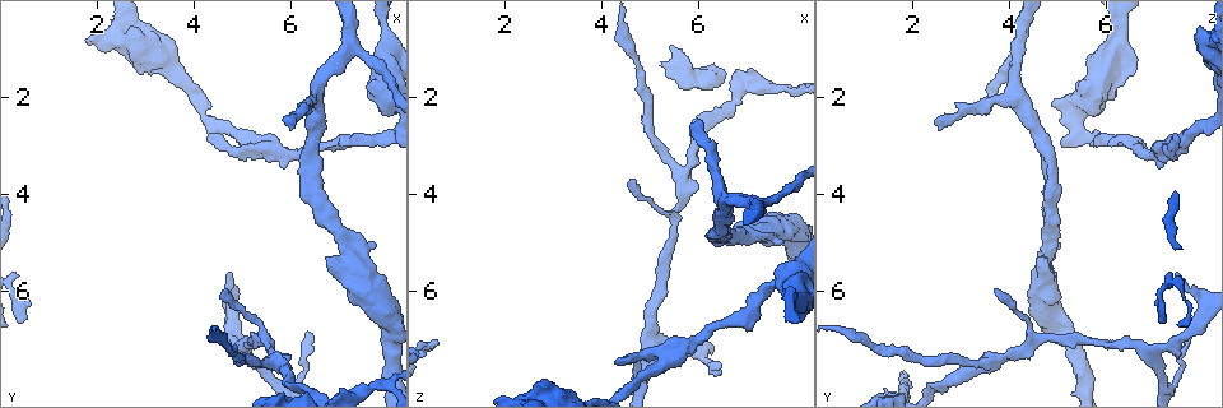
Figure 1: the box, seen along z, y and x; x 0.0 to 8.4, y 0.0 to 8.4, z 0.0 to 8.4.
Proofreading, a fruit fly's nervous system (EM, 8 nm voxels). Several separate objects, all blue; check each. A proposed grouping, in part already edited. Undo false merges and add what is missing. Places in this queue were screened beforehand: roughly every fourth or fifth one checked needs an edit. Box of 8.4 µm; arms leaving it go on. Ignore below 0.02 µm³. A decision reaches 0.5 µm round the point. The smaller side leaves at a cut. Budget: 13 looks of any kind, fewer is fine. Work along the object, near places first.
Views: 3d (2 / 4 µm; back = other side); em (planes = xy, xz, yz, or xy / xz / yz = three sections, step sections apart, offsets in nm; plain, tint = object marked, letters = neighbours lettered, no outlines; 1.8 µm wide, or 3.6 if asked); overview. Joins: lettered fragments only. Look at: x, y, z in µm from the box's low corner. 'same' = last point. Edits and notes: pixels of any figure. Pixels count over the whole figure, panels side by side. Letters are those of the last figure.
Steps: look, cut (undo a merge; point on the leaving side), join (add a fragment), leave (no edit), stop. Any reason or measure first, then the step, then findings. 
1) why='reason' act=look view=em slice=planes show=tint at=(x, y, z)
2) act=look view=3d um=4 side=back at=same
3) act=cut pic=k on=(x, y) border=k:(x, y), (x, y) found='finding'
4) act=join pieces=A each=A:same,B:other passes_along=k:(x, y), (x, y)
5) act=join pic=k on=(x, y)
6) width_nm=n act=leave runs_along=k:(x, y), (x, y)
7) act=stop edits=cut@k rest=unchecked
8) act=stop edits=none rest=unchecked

why='a narrow waist' act=look view=3d um=4 at=(4.70, 7.20, 1.20)

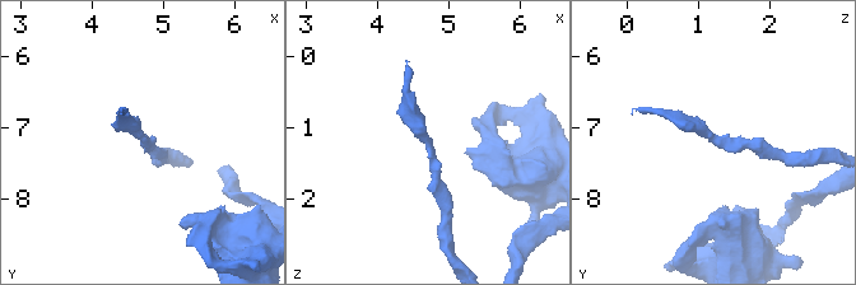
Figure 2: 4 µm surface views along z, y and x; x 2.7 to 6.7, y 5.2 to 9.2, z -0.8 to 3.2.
act=look view=em slice=yz step=16 show=letters at=(4.70, 7.15, 1.25)

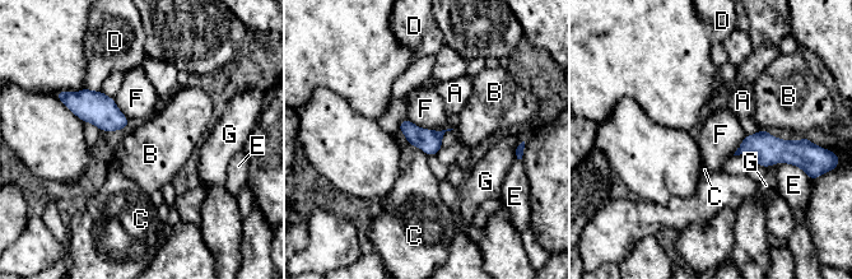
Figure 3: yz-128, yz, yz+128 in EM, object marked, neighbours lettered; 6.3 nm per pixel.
act=leave each=A:other,B:other,C:other,D:other,E:other,F:other,G:other border=3:(409, 144), (419, 147), (428, 156) found='all the same cell'

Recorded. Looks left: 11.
why='free end' act=look view=3d um=2 at=(4.80, 5.65, 7.35)

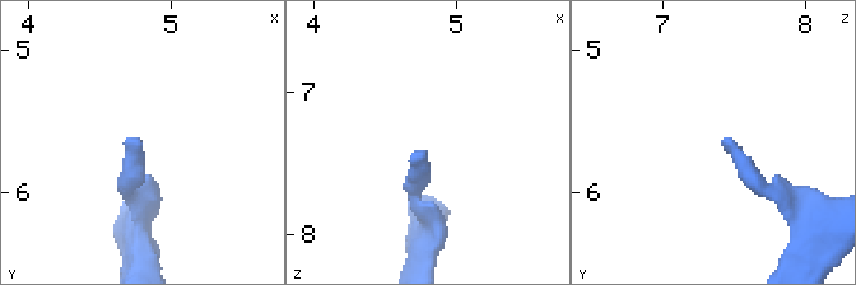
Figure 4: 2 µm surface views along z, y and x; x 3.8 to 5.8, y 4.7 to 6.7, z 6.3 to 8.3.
act=look view=em slice=yz step=16 show=tint at=(4.78, 5.66, 7.40)

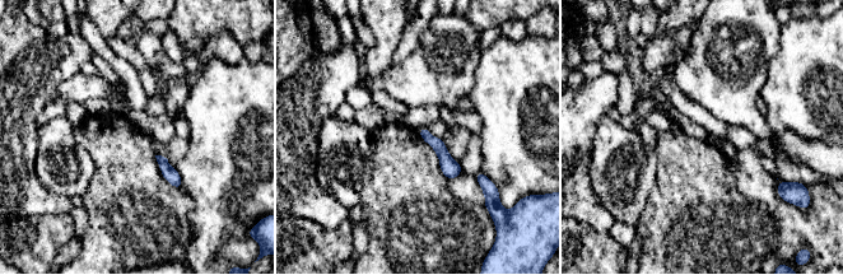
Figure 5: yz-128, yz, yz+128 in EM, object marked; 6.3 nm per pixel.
act=look view=em slice=planes show=letters at=same

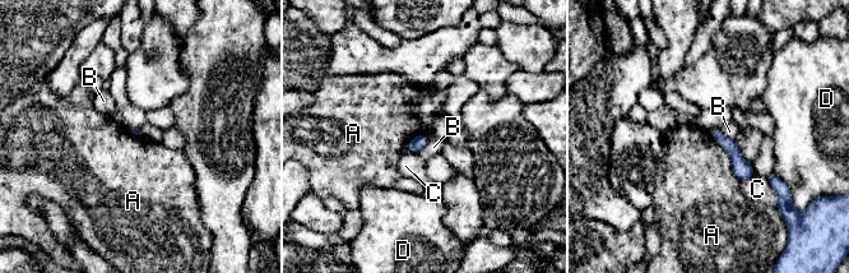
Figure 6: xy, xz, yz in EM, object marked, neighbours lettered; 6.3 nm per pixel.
act=leave each=A:other,B:other,C:other,D:other found='no lettered fragment goes on from it'

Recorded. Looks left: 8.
why='sharp bend' act=look view=3d um=4 at=(5.65, 7.50, 3.50)

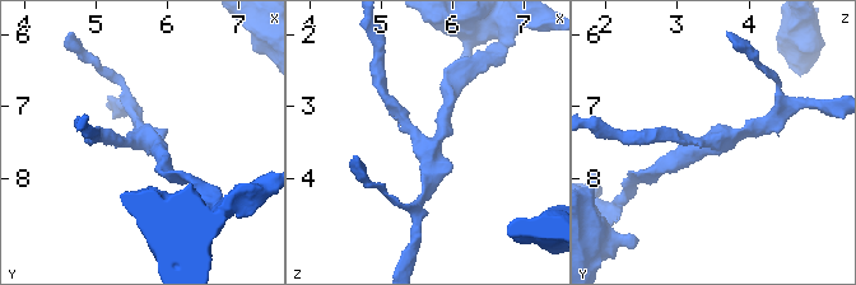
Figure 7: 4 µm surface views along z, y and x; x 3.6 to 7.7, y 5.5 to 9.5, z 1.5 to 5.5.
arms=3 why='need the tissue' act=look view=em slice=yz step=4 show=tint at=(5.65, 7.45, 3.55)

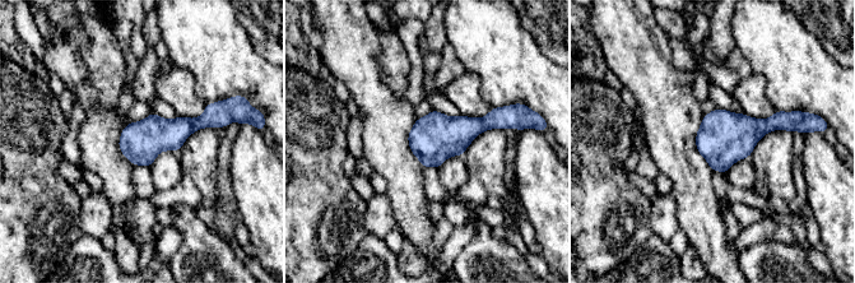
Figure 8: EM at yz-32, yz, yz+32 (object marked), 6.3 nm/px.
act=look view=em slice=planes show=letters at=same

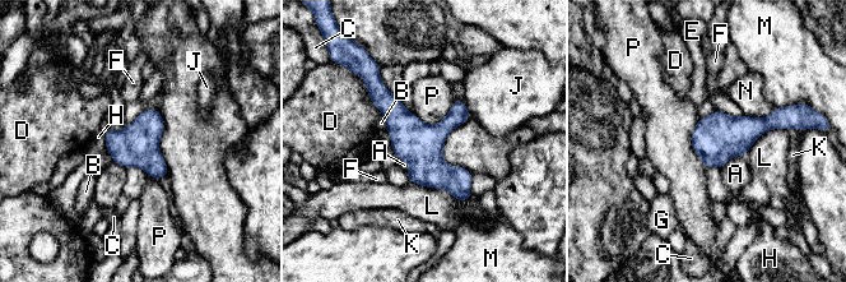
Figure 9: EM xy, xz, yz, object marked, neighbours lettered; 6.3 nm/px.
longest_contact=L:420nm act=leave each=A:other,B:other,C:other,D:other,E:other,F:other,G:other,H:other,J:other,K:other,L:other,M:other,N:other,P:other runs_along=9:(376, 83), (423, 153), (465, 197) found='continuous, no second cell'

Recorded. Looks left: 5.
why='three-way junction' act=look view=em slice=planes show=tint at=(5.10, 7.30, 6.90)

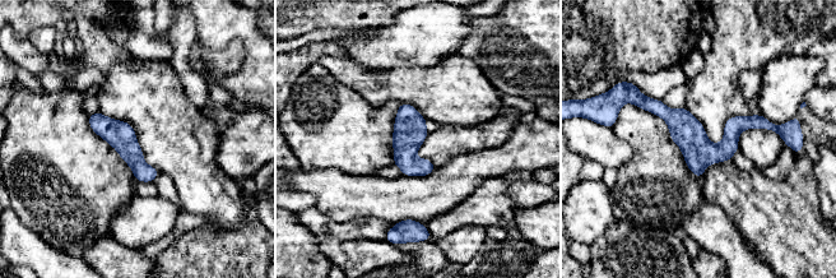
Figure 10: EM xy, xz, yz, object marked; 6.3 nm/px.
act=look view=em slice=planes show=letters at=same

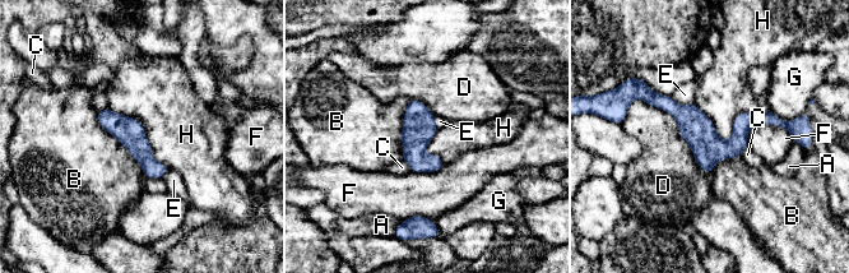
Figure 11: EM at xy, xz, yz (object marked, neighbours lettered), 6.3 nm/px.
act=leave each=A:other,B:other,C:other,D:other,E:other,F:other,G:other,H:other found='one cell here'

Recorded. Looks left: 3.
why='free end' act=look view=em slice=planes show=letters at=(4.25, 2.85, 7.50)

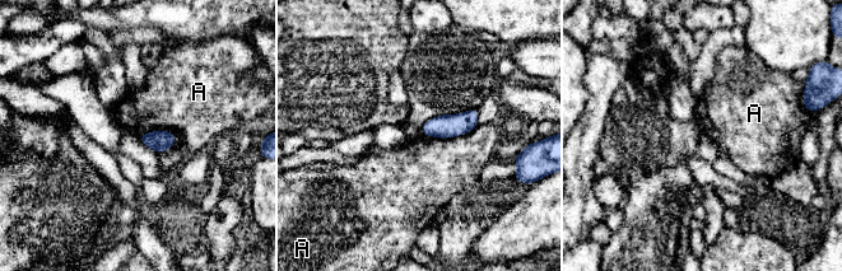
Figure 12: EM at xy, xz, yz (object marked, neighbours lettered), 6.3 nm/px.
longest_contact=A:240nm act=leave each=A:other found='none of them fits'

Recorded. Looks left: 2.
act=stop edits=none rest=unchecked

